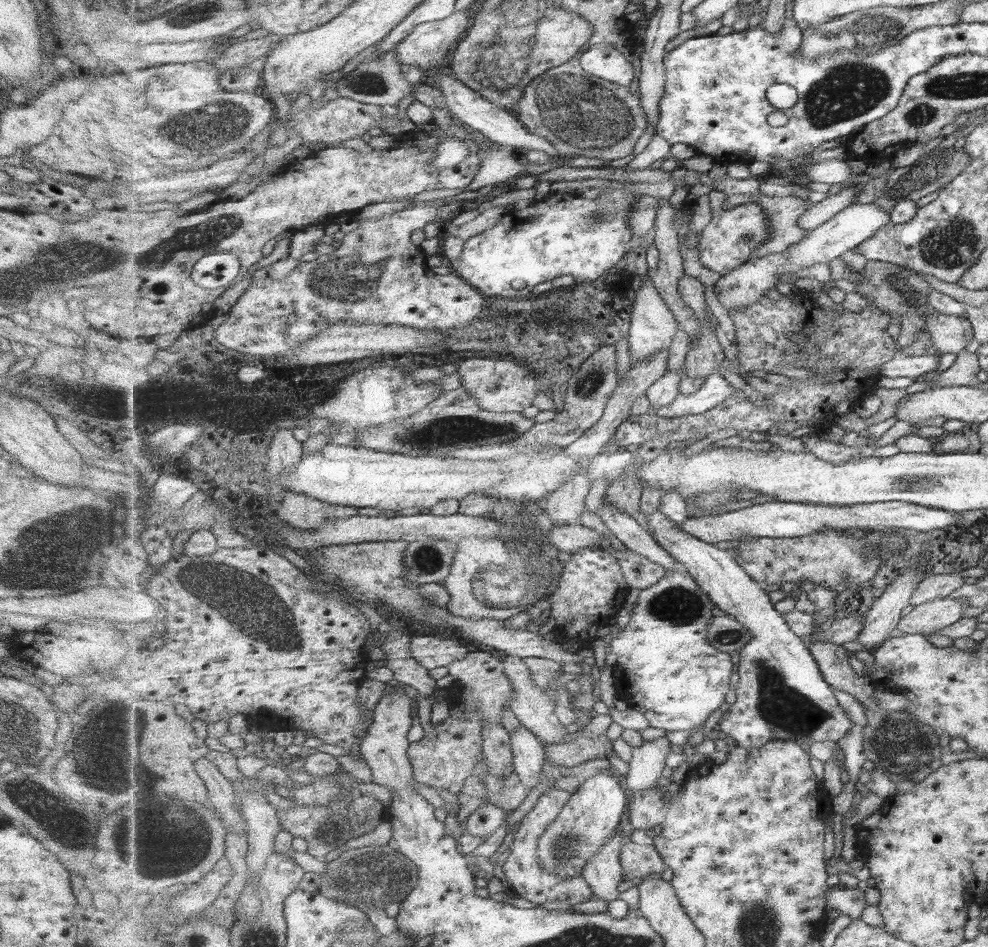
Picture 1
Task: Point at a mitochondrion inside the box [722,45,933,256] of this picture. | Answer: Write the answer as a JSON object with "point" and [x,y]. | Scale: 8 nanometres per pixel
{"point":[851,89]}

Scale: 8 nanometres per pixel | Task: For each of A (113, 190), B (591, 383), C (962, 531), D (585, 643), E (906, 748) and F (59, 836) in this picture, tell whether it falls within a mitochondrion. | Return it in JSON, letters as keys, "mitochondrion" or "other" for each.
{"A":"other","B":"mitochondrion","C":"other","D":"other","E":"mitochondrion","F":"other"}

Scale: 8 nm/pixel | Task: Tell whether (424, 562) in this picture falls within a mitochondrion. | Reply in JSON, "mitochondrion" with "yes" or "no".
{"mitochondrion":"yes"}

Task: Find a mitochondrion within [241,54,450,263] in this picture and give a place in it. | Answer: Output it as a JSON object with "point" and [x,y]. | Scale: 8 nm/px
{"point":[375,82]}

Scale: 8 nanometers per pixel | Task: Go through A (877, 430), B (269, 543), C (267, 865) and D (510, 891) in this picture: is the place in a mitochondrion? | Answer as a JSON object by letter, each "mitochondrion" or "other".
{"A":"other","B":"other","C":"other","D":"other"}

